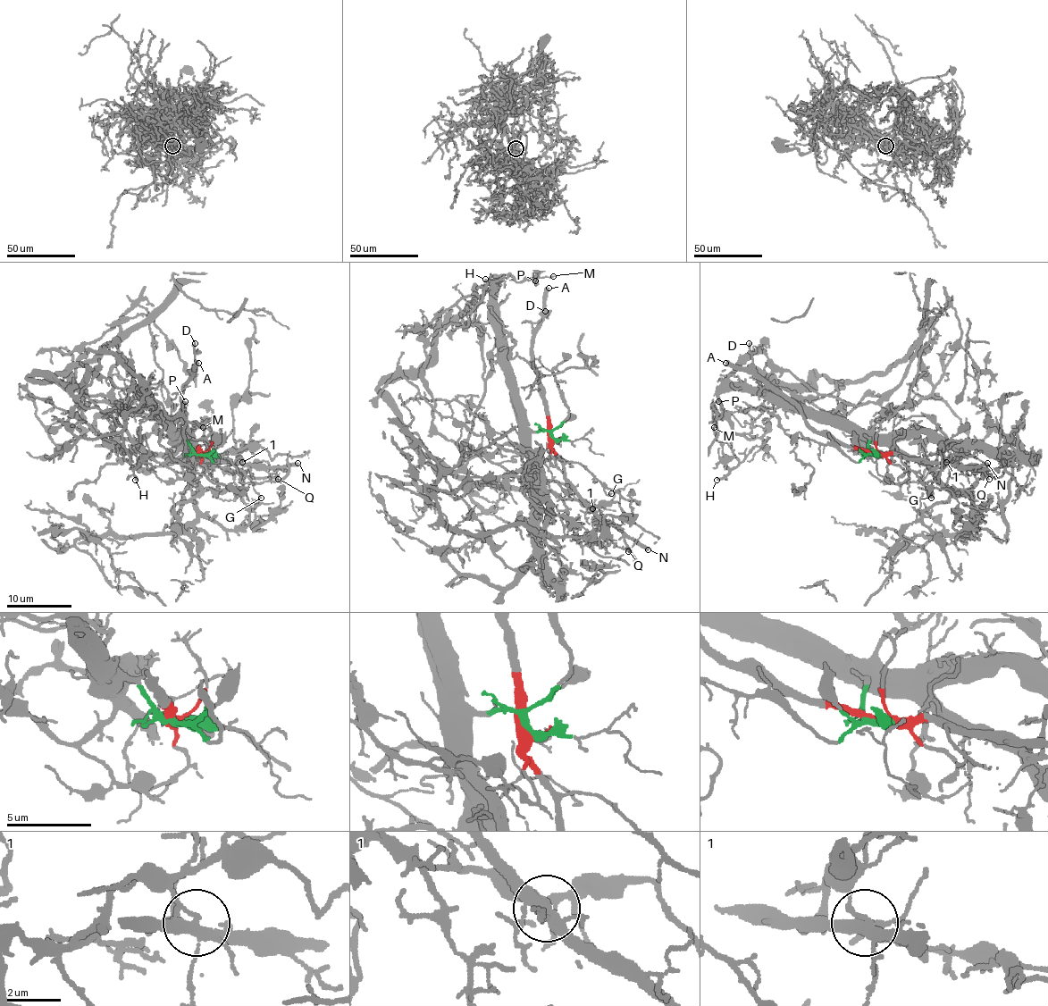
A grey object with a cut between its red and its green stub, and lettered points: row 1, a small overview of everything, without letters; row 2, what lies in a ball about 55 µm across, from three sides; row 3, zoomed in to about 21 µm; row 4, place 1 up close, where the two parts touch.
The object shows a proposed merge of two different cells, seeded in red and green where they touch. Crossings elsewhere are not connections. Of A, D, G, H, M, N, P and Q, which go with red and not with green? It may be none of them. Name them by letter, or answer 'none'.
A, D, G, N, Q

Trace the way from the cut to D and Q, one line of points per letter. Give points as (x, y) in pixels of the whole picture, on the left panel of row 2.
D: (200, 454), (182, 410), (182, 384), (192, 373), (196, 343)
Q: (200, 454), (245, 464), (269, 465), (275, 470), (279, 478)

